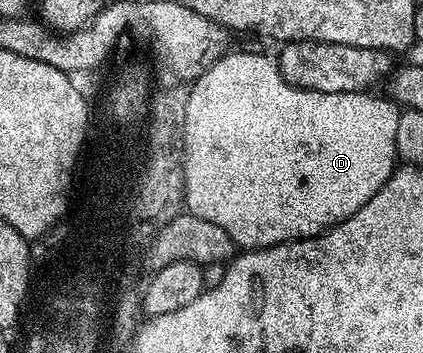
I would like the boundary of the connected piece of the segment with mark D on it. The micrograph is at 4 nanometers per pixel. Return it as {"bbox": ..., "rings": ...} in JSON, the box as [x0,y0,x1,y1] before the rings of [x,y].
{"bbox":[182,50,399,250],"rings":[[[232,50],[214,61],[200,74],[191,85],[186,102],[186,118],[184,119],[184,151],[182,153],[182,171],[184,174],[184,204],[187,211],[198,218],[206,218],[206,222],[214,222],[214,226],[222,226],[226,234],[244,250],[271,248],[274,244],[287,244],[290,240],[309,240],[312,236],[322,236],[328,229],[341,224],[346,218],[358,214],[388,179],[392,177],[398,164],[396,154],[396,135],[398,134],[399,107],[393,106],[387,99],[378,100],[363,92],[343,92],[342,94],[326,94],[305,88],[295,88],[287,84],[280,73],[280,65],[271,55],[244,53]]]}

